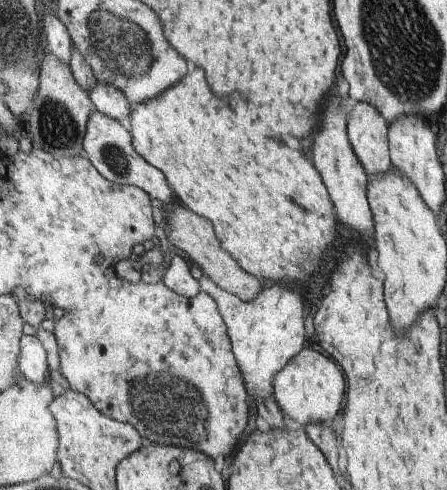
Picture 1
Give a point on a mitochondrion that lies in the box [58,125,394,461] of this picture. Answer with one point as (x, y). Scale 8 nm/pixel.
(170, 406)

